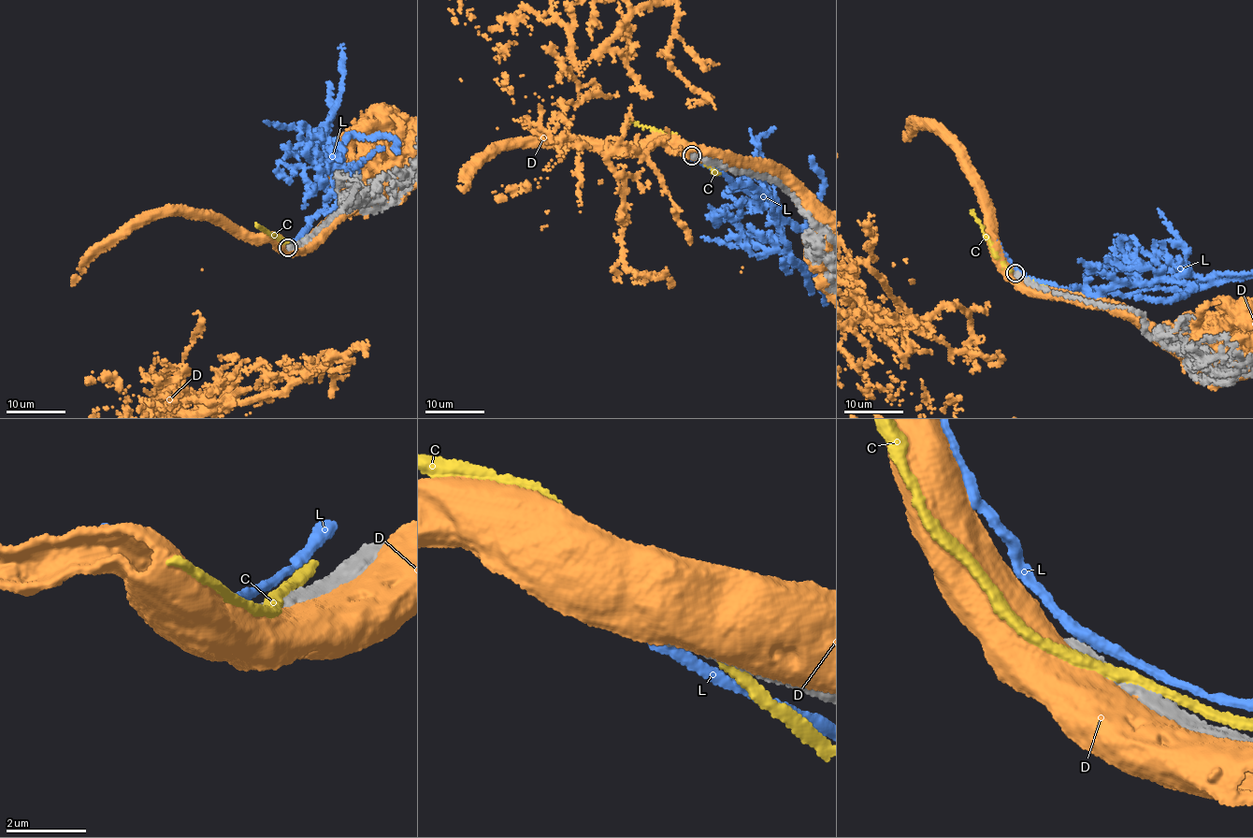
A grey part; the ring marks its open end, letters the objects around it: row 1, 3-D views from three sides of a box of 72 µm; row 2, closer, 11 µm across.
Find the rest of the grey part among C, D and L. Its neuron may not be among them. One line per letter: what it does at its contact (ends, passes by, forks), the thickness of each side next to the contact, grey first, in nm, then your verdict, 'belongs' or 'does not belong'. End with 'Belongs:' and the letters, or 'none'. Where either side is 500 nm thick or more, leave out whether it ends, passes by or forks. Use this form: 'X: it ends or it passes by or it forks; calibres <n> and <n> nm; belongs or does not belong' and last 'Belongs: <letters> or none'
C: it passes by; calibres 280 and 280 nm; does not belong
D: calibres 300 and 800 nm; does not belong
L: it passes by; calibres 400 and 320 nm; does not belong
Belongs: none

